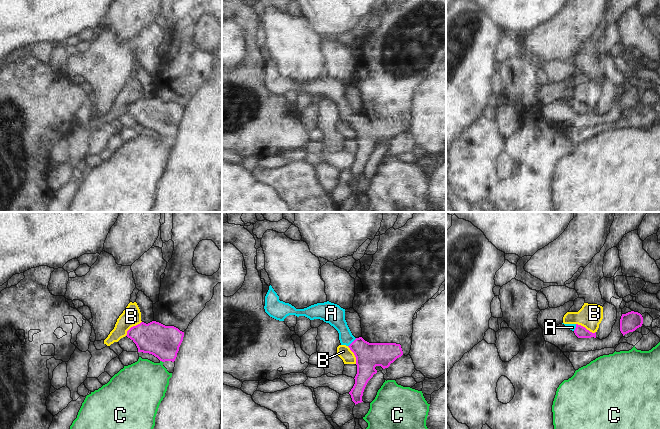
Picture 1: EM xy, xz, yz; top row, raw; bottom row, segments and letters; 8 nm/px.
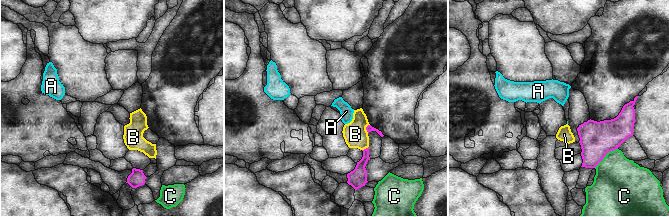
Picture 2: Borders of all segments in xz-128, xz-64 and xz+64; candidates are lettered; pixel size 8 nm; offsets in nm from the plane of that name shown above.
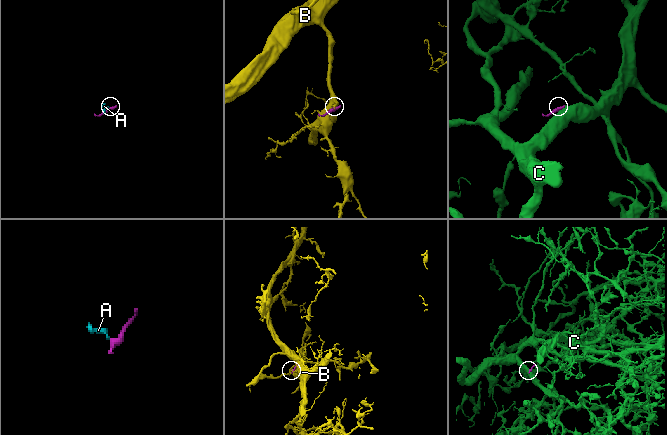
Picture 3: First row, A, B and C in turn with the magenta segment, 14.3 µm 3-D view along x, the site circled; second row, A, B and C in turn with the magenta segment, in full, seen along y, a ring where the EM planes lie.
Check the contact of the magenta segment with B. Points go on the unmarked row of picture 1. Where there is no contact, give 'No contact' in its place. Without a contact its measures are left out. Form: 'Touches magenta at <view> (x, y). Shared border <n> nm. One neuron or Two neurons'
Touches magenta at yz (585, 104). Shared border 180 nm. Two neurons

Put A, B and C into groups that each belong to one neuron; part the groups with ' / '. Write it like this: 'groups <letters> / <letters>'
groups A / B / C

